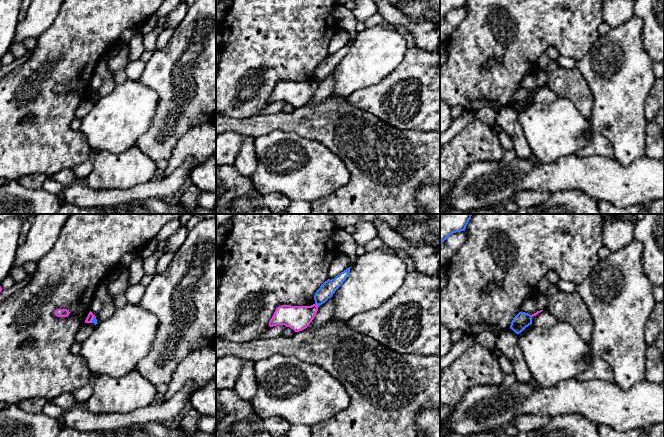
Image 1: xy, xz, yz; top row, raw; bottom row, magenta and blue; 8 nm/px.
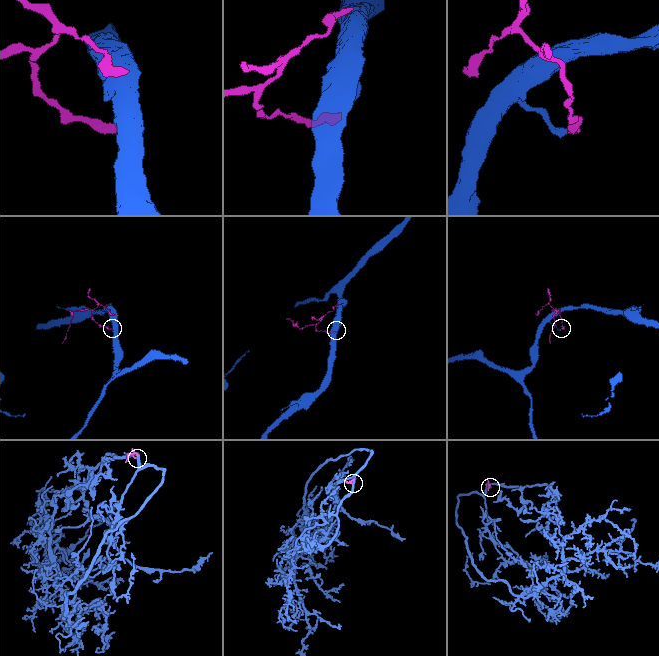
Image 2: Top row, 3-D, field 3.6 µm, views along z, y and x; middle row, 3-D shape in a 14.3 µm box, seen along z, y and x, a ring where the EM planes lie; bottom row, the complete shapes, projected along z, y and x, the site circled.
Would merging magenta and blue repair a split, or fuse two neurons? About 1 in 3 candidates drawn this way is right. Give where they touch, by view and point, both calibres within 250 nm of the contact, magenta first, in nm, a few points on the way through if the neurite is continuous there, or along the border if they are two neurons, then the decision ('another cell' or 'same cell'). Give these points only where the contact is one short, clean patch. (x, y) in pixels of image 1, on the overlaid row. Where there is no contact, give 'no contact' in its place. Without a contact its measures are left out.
xz (317, 305) | 200/120 nm | along xz (315, 303), (318, 306) | another cell

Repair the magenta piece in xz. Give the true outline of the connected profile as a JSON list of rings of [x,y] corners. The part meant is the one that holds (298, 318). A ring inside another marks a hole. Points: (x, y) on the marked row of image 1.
[[[316,304],[311,306],[281,305],[276,308],[269,321],[269,326],[285,325],[295,332],[302,331],[306,329],[314,319],[318,307]]]

